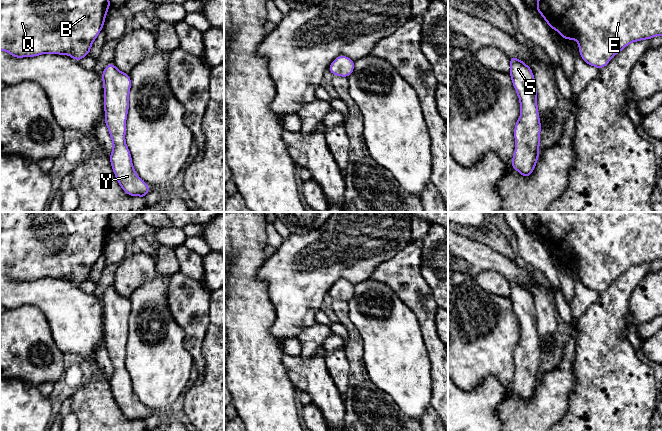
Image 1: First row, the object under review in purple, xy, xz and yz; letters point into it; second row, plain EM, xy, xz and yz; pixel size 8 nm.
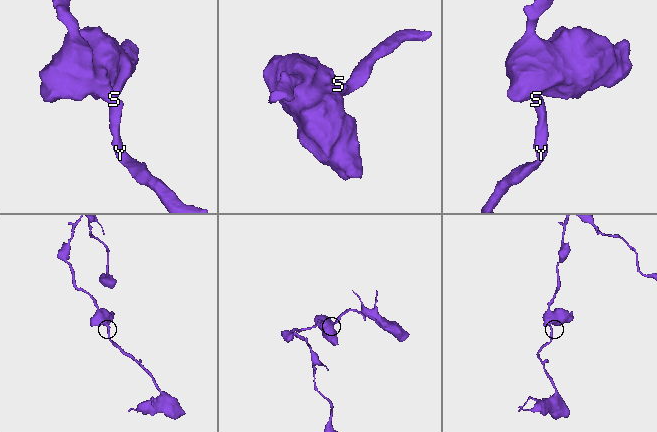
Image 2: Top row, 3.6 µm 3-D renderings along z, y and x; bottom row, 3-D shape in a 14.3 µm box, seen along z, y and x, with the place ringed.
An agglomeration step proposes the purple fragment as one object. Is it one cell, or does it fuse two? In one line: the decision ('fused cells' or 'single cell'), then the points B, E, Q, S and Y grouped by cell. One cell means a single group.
single cell; groups B E Q S Y

